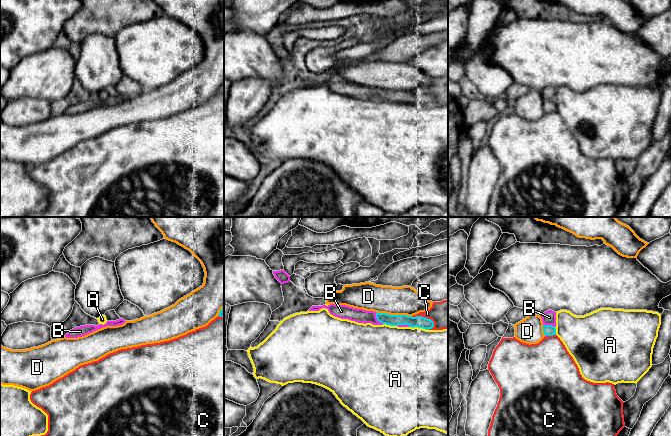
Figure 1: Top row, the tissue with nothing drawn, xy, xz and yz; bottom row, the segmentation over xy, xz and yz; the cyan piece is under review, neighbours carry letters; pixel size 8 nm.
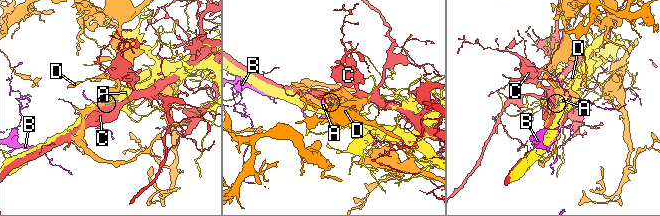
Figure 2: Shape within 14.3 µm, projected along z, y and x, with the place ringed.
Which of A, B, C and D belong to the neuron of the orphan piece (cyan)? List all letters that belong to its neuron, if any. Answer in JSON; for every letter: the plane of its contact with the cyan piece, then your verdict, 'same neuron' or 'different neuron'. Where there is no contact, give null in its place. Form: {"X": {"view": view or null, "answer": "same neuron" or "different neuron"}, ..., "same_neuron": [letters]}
{"A": {"view": "xz", "answer": "different neuron"}, "B": {"view": "xz", "answer": "same neuron"}, "C": {"view": "xz", "answer": "different neuron"}, "D": {"view": "xz", "answer": "different neuron"}, "same_neuron": ["B"]}

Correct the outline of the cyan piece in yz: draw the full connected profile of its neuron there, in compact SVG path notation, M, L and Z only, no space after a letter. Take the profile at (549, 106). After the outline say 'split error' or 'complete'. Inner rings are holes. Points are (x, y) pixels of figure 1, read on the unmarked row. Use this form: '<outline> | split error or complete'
M548 86L541 91L543 98L543 109L547 112L556 111L556 88Z | split error

